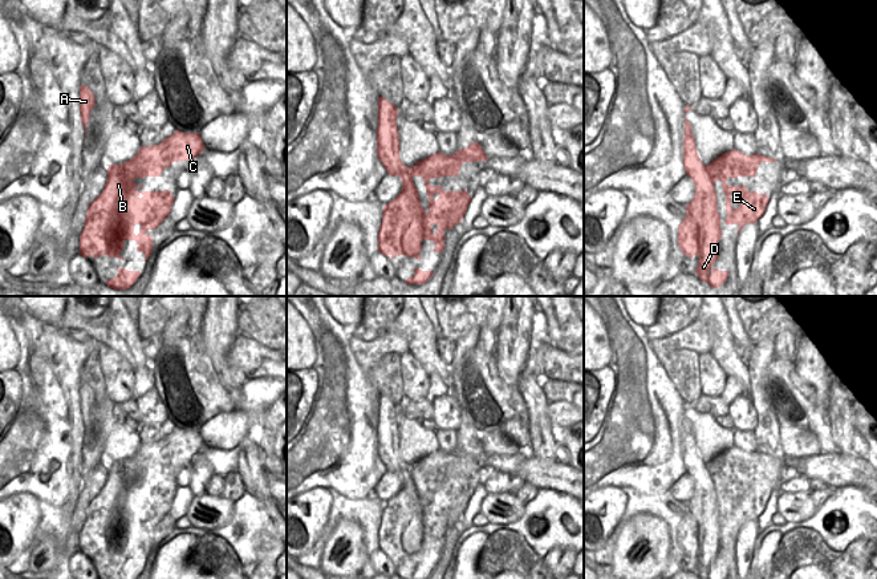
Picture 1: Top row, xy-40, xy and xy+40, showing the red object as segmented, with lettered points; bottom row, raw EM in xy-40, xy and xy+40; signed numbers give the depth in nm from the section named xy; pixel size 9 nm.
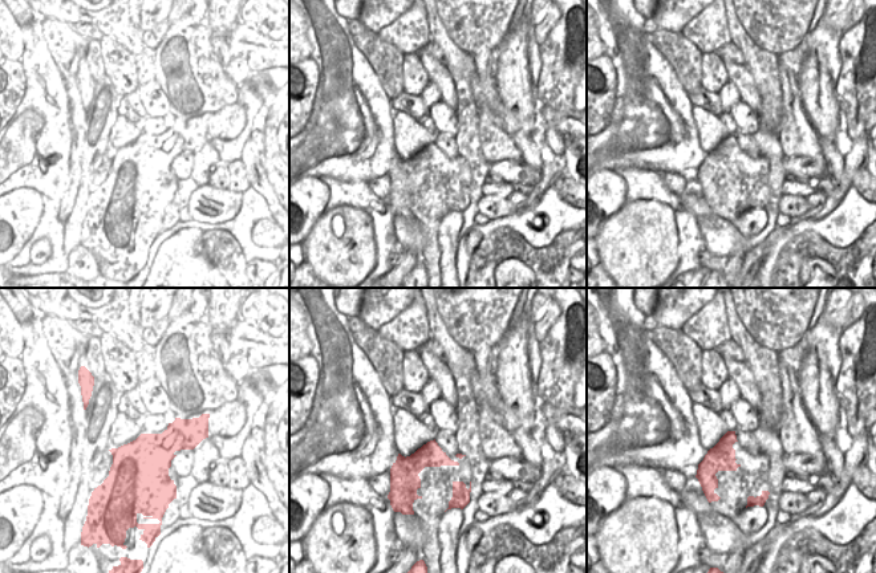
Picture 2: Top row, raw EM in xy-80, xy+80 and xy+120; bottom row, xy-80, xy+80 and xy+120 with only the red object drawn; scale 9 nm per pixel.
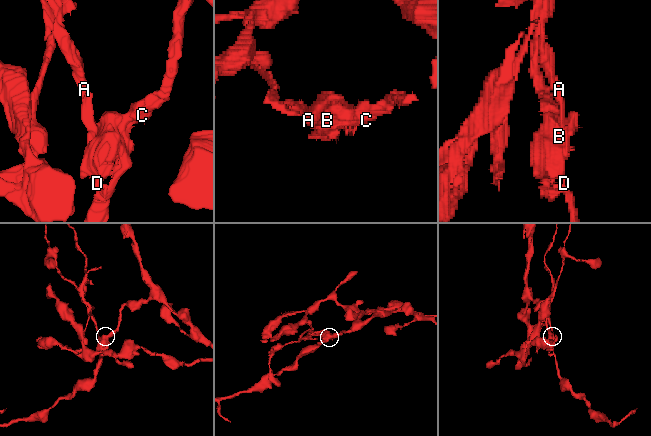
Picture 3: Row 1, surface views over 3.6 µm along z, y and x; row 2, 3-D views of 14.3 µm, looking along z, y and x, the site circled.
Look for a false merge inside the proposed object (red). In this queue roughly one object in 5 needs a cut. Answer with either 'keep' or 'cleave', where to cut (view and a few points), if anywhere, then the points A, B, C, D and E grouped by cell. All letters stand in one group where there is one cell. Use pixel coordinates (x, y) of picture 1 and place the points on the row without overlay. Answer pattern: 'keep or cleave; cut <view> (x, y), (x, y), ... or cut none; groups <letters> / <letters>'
cleave; cut xy+40 (707, 464), (705, 468), (687, 473); groups A / B C D E

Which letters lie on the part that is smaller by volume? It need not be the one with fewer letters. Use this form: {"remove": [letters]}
{"remove": ["A"]}

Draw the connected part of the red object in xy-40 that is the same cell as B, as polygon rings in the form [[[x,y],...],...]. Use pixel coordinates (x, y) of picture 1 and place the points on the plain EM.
[[[176,428],[174,432],[171,432],[170,434],[165,436],[159,442],[153,442],[153,444],[142,444],[138,450],[130,457],[126,458],[122,462],[109,462],[107,465],[107,479],[105,481],[105,486],[102,487],[102,490],[89,502],[89,506],[86,509],[86,517],[85,517],[85,525],[80,533],[80,551],[82,554],[85,554],[86,556],[93,552],[94,556],[97,556],[100,552],[107,552],[109,555],[114,554],[114,555],[119,555],[119,556],[125,556],[123,554],[121,554],[119,551],[123,547],[123,539],[127,538],[135,538],[138,544],[137,548],[143,550],[145,551],[145,556],[147,556],[150,554],[150,551],[153,550],[153,533],[147,533],[146,529],[147,527],[155,527],[165,517],[166,514],[170,511],[171,509],[171,503],[174,501],[174,494],[171,493],[171,489],[165,487],[165,489],[137,489],[137,485],[142,485],[143,482],[137,483],[133,477],[134,475],[143,475],[143,474],[161,474],[162,469],[165,465],[170,465],[170,462],[172,459],[178,459],[178,458],[190,458],[192,461],[194,455],[199,452],[202,452],[202,448],[206,446],[200,432],[199,430],[182,430],[179,428]]]

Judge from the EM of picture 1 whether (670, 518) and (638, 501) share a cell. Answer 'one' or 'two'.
one

